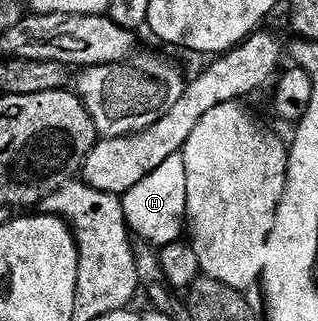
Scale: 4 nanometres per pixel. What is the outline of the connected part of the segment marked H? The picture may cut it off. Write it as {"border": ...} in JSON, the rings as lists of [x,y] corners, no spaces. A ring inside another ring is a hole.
{"border":[[[183,154],[170,157],[154,169],[134,189],[130,189],[122,196],[124,205],[124,222],[128,224],[129,232],[137,240],[145,239],[153,243],[156,249],[163,249],[172,243],[181,242],[182,235],[186,231],[186,165]]]}

